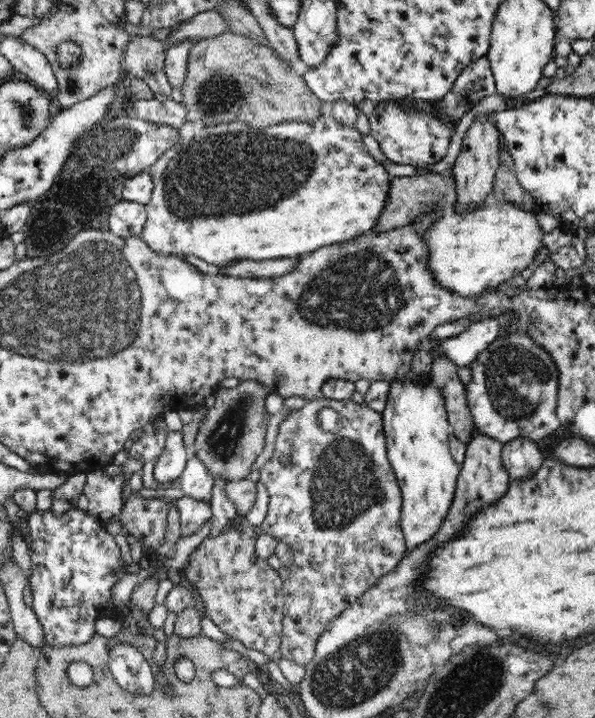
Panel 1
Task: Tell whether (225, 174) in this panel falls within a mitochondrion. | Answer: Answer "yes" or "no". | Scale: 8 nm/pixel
yes

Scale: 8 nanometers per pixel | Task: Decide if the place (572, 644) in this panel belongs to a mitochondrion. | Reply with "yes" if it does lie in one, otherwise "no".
no

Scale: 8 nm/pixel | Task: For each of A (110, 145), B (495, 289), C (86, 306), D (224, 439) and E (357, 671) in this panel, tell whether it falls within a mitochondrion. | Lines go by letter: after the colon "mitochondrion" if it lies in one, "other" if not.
A: mitochondrion
B: other
C: mitochondrion
D: mitochondrion
E: mitochondrion

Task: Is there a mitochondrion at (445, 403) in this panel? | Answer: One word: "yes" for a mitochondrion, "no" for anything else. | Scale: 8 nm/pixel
no

